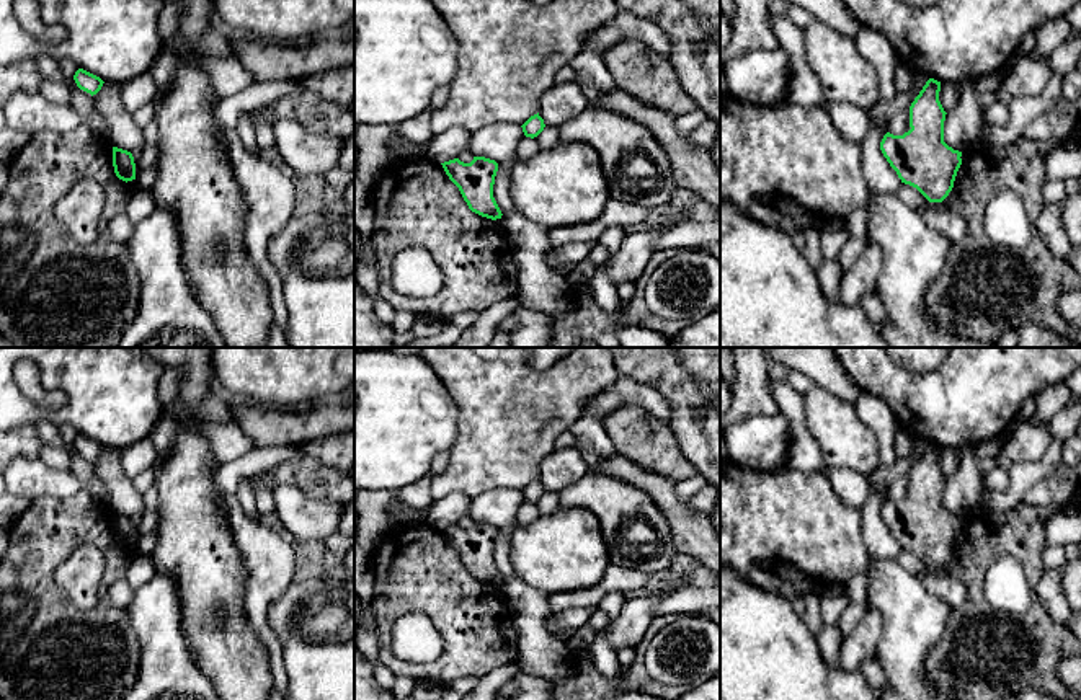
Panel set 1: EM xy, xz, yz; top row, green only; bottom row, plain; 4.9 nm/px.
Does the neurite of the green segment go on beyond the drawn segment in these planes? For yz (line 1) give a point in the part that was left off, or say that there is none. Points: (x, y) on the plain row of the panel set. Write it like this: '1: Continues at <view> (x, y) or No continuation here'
1: No continuation here

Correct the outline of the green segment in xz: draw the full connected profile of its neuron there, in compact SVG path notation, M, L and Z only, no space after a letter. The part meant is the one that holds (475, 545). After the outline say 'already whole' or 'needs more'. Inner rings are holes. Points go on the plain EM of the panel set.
M474 522L470 529L459 524L441 529L449 545L459 553L469 574L482 583L501 584L501 576L493 563L498 529L485 522Z; already whole

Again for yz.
M929 444L910 472L910 496L903 501L887 498L880 516L901 548L916 553L929 568L942 568L954 553L962 530L962 517L944 507L945 476L939 467L941 447Z; already whole

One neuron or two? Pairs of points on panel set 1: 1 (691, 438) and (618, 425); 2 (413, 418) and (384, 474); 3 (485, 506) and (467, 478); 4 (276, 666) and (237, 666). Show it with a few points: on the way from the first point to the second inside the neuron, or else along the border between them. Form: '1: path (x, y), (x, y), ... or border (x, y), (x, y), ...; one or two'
1: border (668, 420), (681, 452), (694, 467); two
2: path (400, 431), (384, 447), (384, 460); one
3: border (515, 488), (492, 488), (472, 498); two
4: border (255, 630), (266, 651), (268, 669), (275, 682); two

